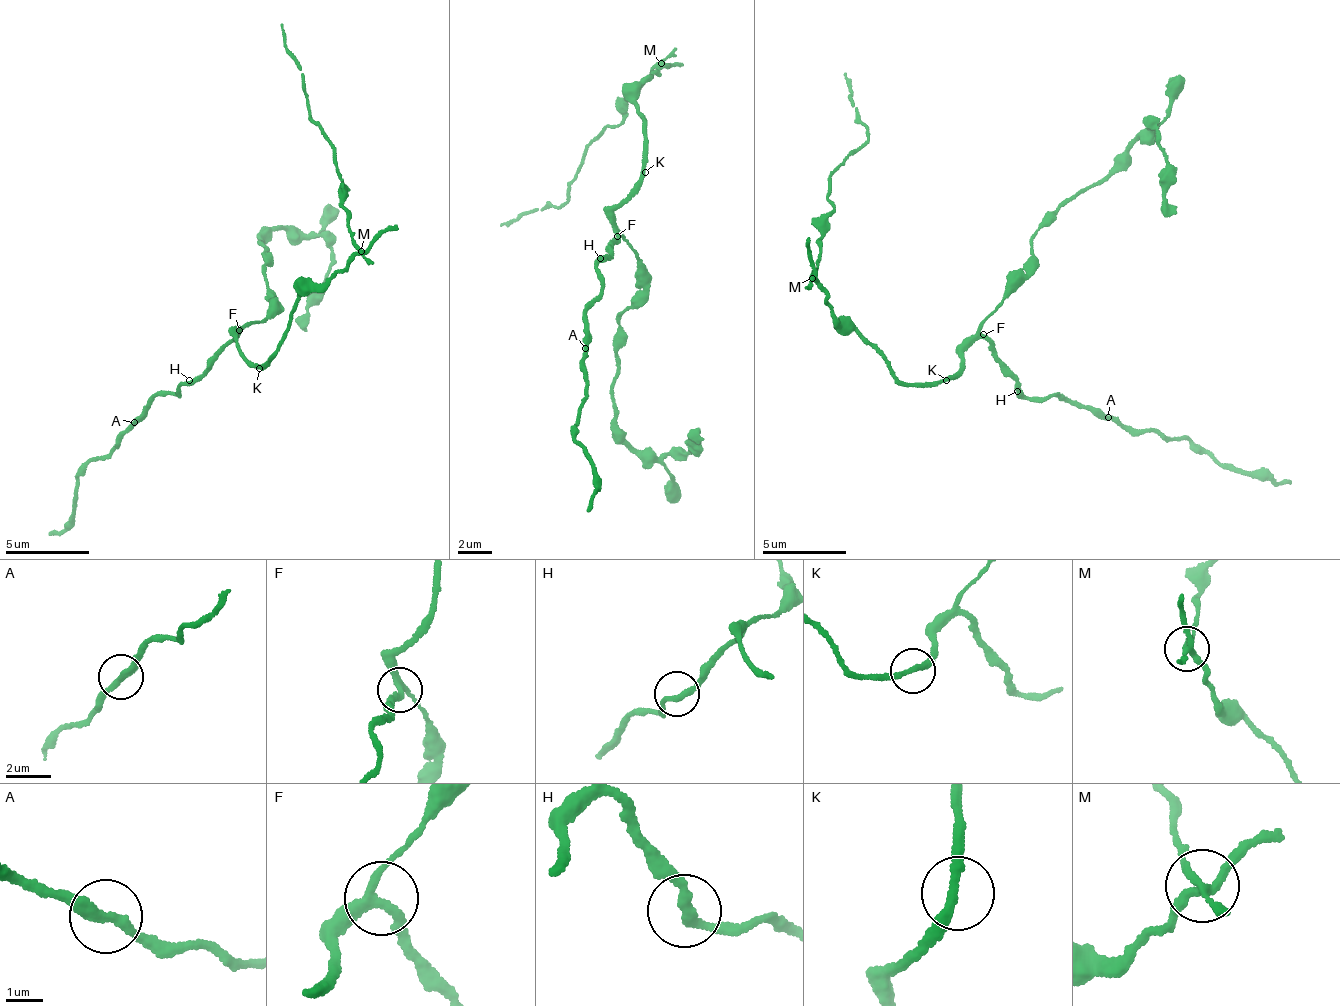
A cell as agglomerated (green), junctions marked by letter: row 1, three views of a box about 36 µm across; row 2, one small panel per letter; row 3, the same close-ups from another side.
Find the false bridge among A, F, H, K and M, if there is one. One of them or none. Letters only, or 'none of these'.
M

